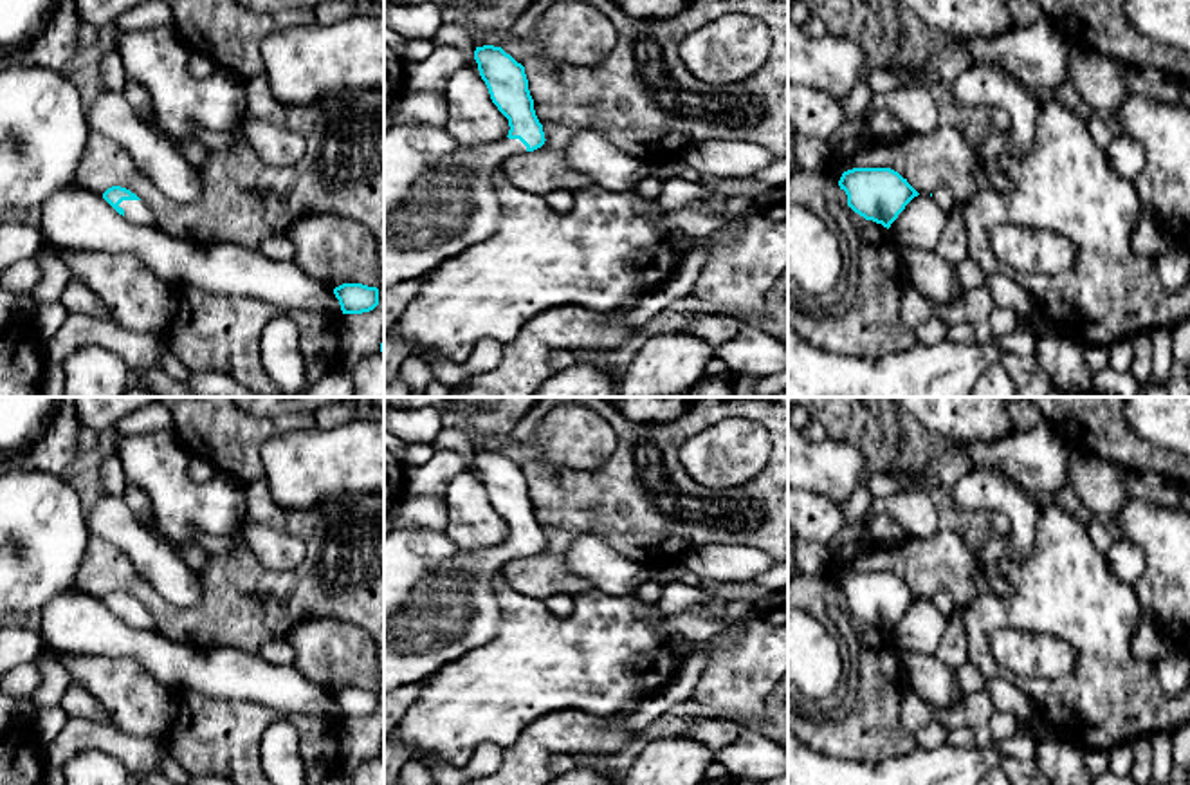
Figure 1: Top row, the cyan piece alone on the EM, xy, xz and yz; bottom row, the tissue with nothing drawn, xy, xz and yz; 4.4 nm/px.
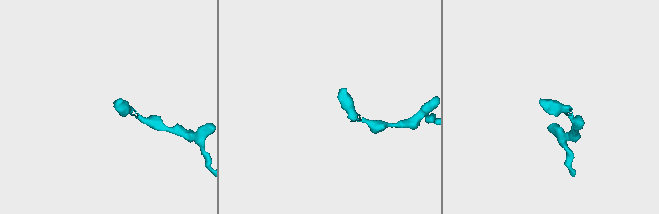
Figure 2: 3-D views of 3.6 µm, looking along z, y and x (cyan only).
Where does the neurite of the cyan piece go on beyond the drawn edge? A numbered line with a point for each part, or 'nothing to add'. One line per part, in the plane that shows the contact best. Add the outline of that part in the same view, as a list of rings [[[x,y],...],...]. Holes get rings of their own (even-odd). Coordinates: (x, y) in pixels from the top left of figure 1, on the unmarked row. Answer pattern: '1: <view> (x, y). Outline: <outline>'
1: xy (136, 616). Outline: [[[123,605],[119,612],[124,614],[124,623],[135,630],[157,632],[153,617],[142,605]]]

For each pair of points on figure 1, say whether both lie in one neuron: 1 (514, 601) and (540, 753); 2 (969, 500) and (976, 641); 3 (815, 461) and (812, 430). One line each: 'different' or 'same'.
1: different
2: different
3: different

